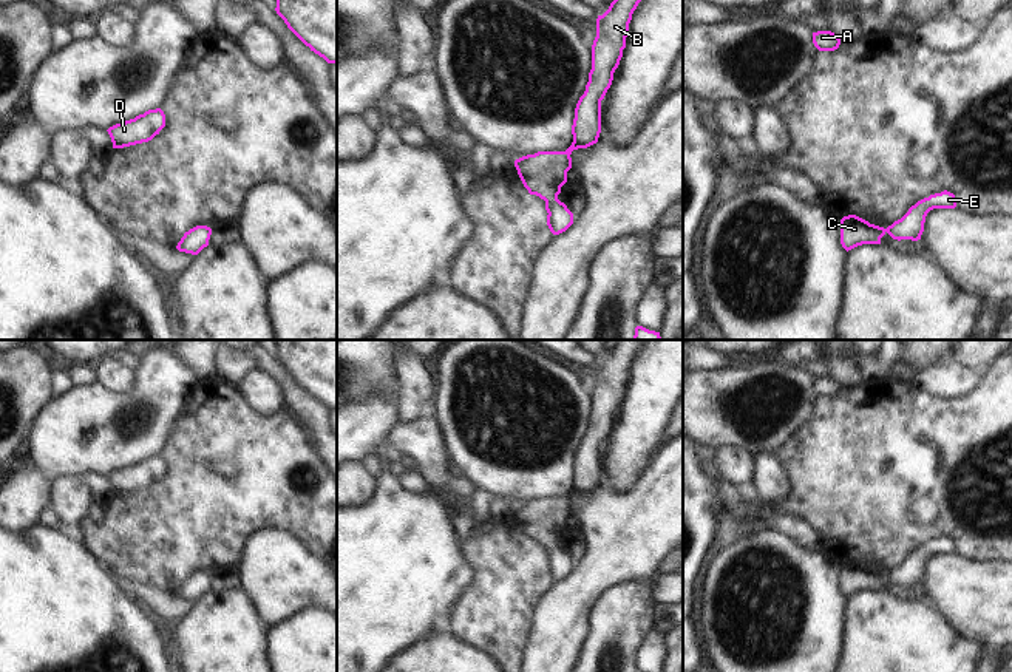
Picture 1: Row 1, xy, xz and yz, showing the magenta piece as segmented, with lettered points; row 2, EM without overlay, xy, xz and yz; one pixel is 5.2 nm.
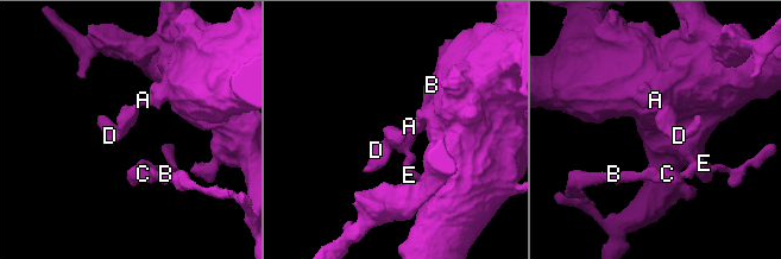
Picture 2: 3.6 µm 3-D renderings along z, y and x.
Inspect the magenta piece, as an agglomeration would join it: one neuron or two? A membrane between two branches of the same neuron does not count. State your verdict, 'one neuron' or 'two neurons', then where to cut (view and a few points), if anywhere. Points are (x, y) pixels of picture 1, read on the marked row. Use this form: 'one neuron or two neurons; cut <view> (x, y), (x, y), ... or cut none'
one neuron; cut none

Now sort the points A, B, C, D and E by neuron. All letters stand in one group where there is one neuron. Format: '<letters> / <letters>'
A B C D E

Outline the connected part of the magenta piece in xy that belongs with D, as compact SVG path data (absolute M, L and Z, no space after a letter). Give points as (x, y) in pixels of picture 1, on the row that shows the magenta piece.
M161 108L148 110L134 119L116 124L107 131L113 148L124 148L151 141L165 127L165 114Z

